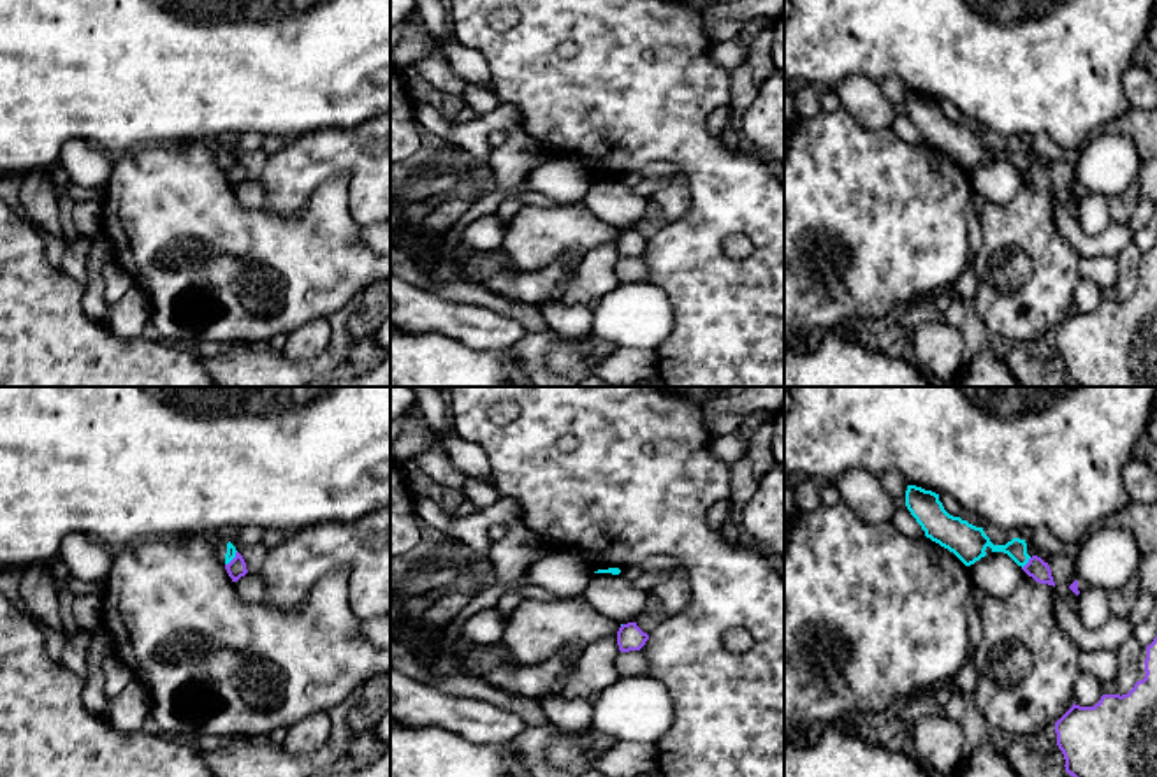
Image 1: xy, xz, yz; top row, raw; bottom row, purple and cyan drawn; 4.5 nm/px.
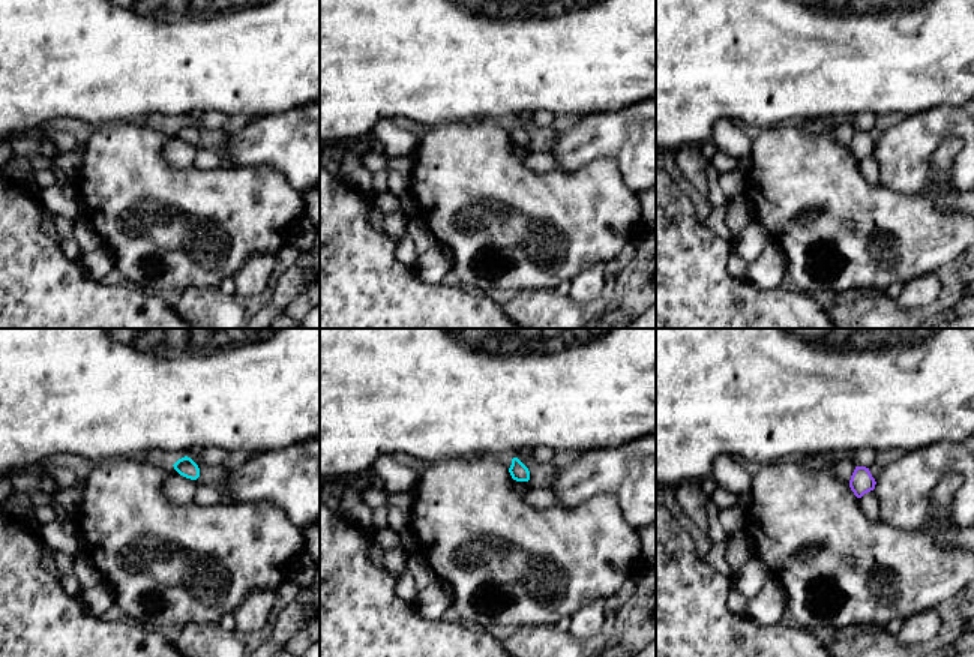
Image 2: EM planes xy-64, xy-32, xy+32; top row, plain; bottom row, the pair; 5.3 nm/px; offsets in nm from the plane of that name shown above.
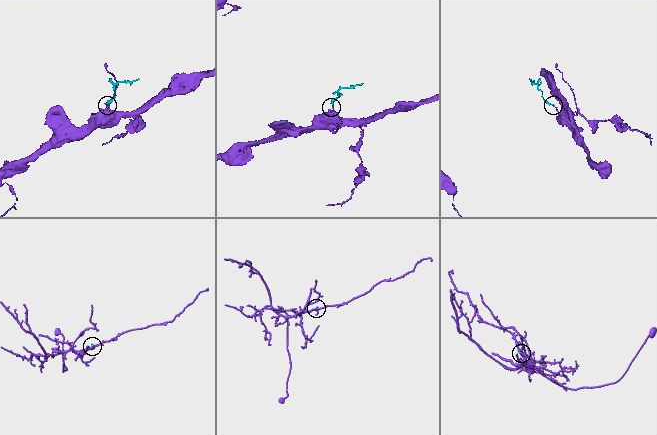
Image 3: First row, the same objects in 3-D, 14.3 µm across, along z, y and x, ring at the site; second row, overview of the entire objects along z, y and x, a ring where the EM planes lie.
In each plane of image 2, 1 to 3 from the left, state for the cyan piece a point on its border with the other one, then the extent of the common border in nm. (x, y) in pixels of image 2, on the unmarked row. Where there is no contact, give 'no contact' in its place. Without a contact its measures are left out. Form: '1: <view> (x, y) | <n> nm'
1: no contact
2: no contact
3: no contact

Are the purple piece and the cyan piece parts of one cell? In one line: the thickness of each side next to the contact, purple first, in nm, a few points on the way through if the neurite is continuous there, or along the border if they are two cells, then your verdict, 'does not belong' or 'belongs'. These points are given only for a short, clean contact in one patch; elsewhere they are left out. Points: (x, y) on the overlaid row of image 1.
90/100 nm | along yz (1031, 558), (1022, 568) | does not belong

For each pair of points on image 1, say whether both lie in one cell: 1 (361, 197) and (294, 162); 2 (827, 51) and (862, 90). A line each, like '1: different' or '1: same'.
1: same
2: different

